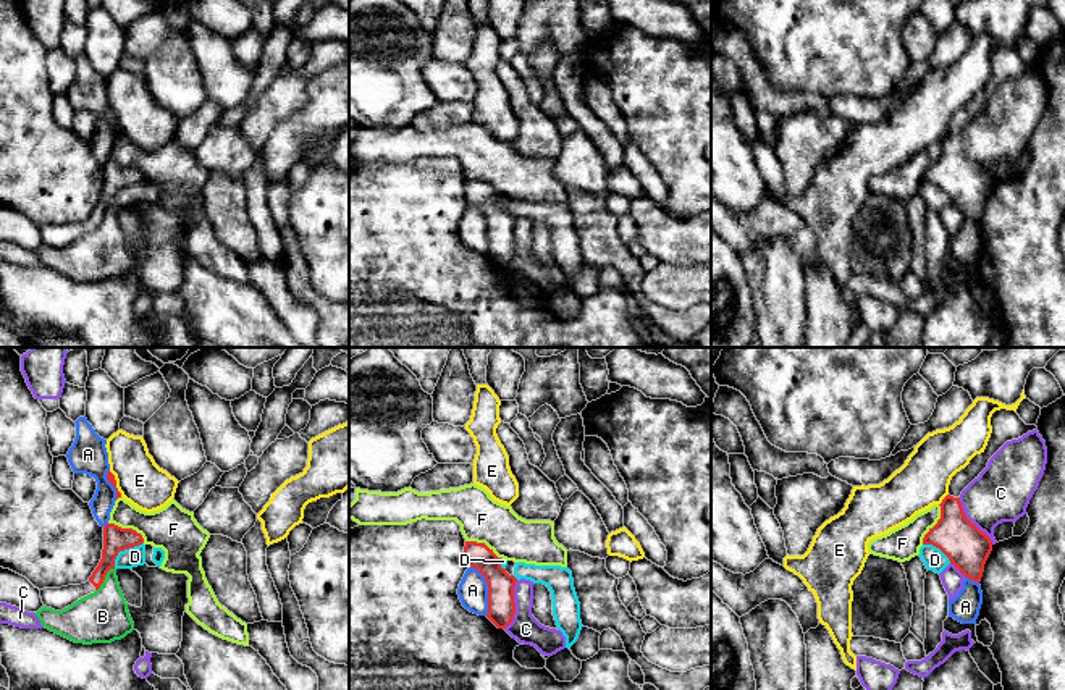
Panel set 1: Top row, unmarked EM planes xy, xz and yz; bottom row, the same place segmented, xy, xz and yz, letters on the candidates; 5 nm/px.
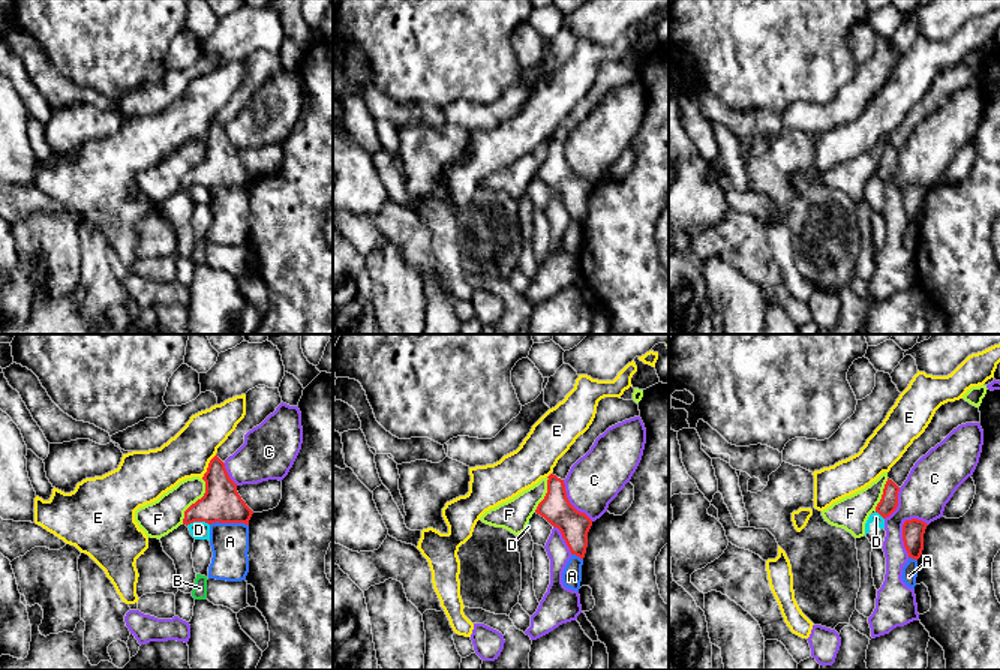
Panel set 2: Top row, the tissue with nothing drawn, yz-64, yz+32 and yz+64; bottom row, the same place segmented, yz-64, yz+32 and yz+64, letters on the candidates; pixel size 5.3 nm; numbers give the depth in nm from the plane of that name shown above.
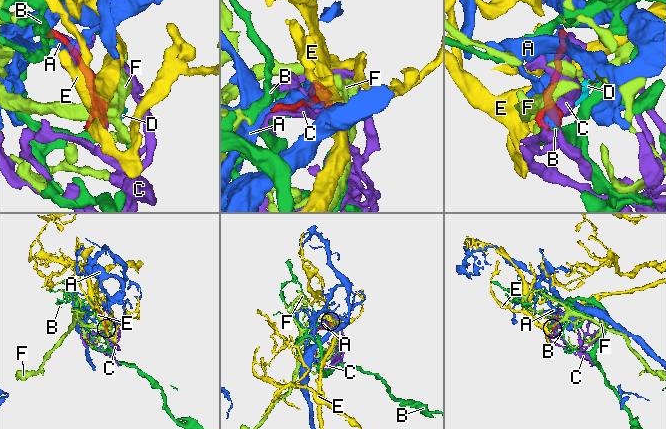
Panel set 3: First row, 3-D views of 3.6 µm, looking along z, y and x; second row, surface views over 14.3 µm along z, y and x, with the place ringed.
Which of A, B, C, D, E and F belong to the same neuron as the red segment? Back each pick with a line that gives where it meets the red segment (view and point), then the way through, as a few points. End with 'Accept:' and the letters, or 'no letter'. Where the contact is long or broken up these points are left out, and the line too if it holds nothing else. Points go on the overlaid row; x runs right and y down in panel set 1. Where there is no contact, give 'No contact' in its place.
Accept: no letter

